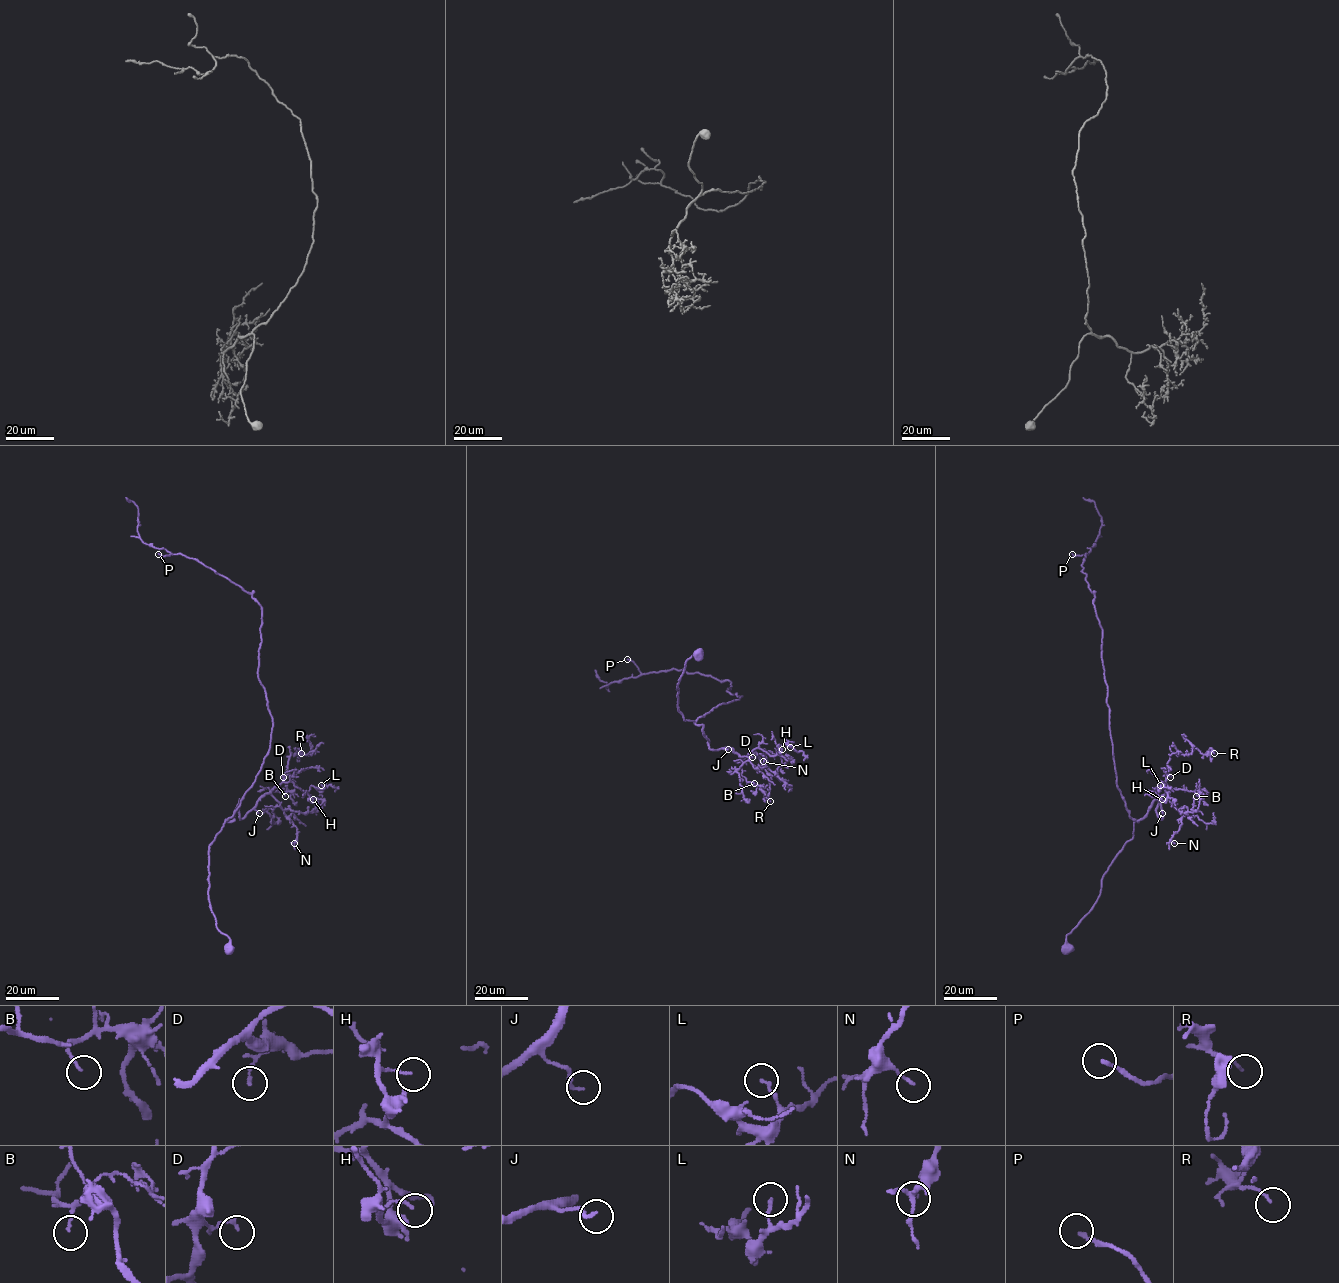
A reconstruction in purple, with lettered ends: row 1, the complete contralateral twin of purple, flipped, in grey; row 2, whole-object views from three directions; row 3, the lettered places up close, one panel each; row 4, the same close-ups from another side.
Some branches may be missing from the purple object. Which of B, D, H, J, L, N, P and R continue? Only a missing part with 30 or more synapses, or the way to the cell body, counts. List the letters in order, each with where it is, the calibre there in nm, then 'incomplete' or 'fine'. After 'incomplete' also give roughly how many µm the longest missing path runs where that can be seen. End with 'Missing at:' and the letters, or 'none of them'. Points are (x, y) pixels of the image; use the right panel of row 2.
B: at (1196, 796); 110 nm thick; fine
D: at (1170, 777); 120 nm thick; fine
H: at (1162, 799); 110 nm thick; fine
J: at (1162, 813); 170 nm thick; fine
L: at (1160, 785); 150 nm thick; fine
N: at (1174, 843); 120 nm thick; fine
P: at (1072, 554); 160 nm thick; fine
R: at (1214, 753); 90 nm thick; fine
Missing at: none of them

